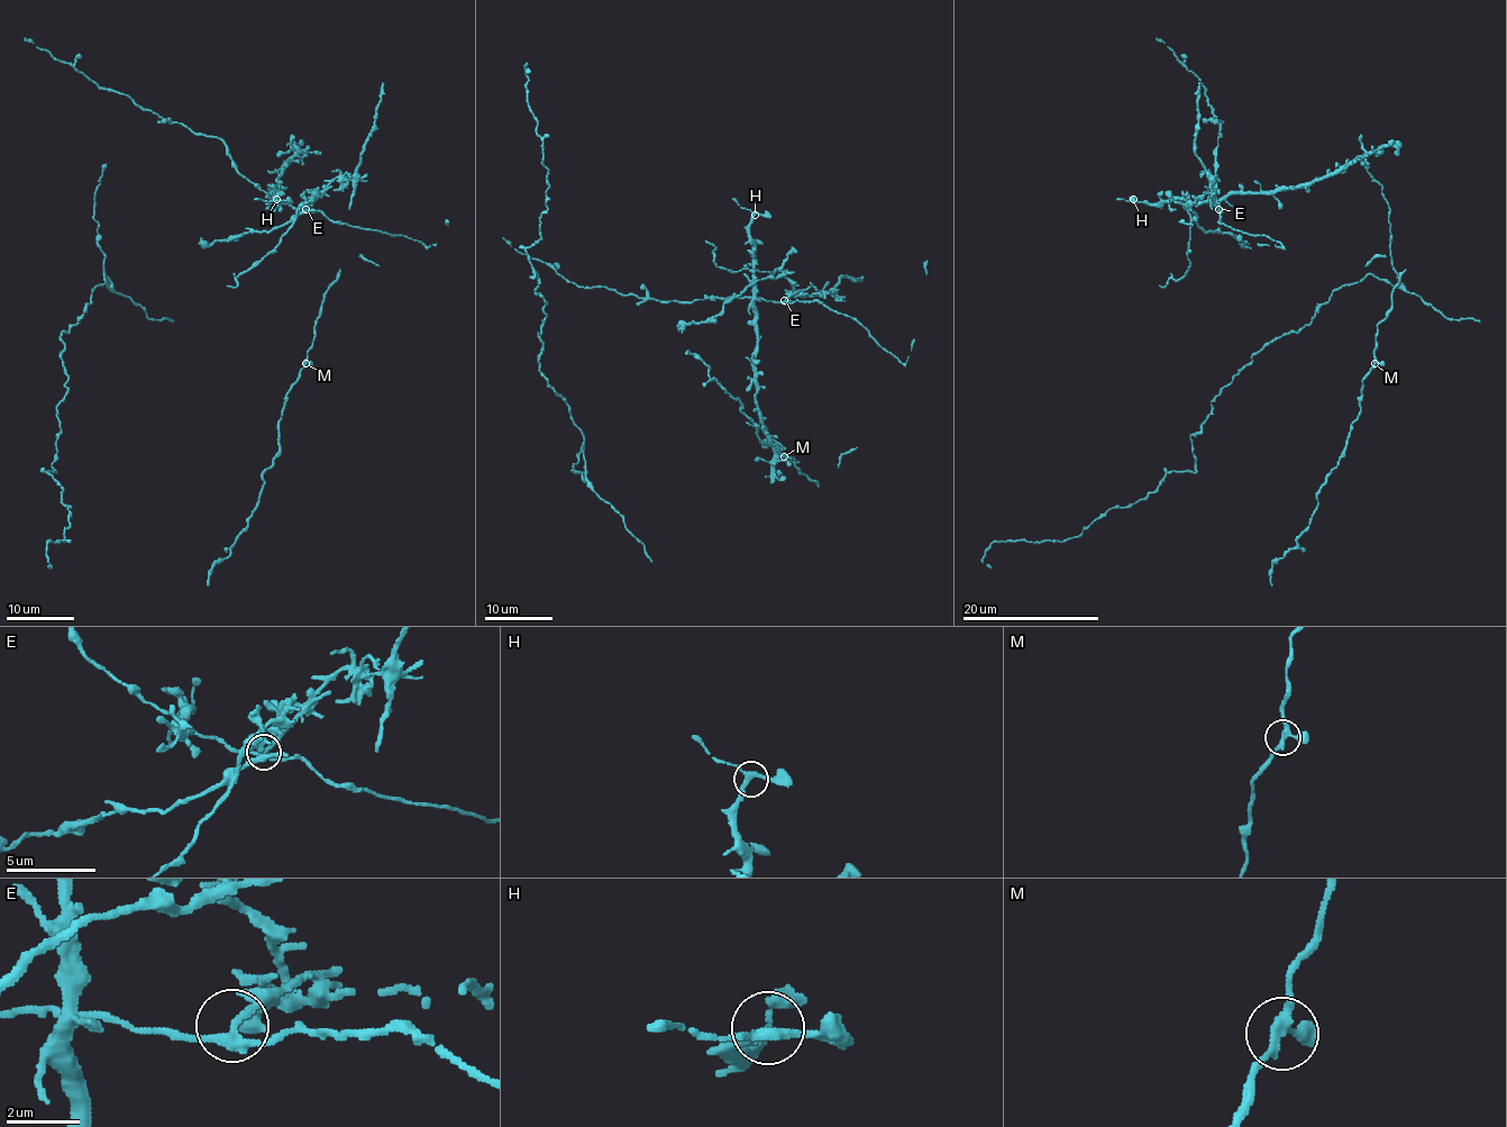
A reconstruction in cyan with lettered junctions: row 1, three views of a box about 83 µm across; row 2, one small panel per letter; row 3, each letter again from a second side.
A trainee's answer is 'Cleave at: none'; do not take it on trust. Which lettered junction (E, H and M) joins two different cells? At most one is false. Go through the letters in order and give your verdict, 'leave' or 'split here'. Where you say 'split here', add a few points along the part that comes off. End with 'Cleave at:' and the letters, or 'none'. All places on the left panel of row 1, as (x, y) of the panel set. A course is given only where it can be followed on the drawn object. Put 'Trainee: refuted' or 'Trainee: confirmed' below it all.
E: split here | (306, 209), (318, 196), (314, 194), (304, 205), (304, 209), (268, 232), (246, 232), (227, 241), (200, 244)
H: leave
M: leave
Cleave at: E
Trainee: refuted

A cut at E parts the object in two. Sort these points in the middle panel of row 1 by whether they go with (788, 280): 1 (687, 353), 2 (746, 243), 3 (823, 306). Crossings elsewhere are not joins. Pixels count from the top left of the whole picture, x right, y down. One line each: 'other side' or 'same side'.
1: other side
2: other side
3: other side

